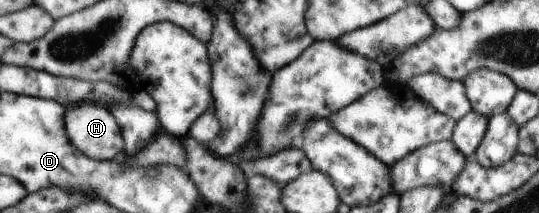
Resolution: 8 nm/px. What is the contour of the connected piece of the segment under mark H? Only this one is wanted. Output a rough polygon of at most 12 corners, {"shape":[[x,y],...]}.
{"shape":[[82,103],[65,113],[70,142],[110,160],[126,148],[108,106]]}

